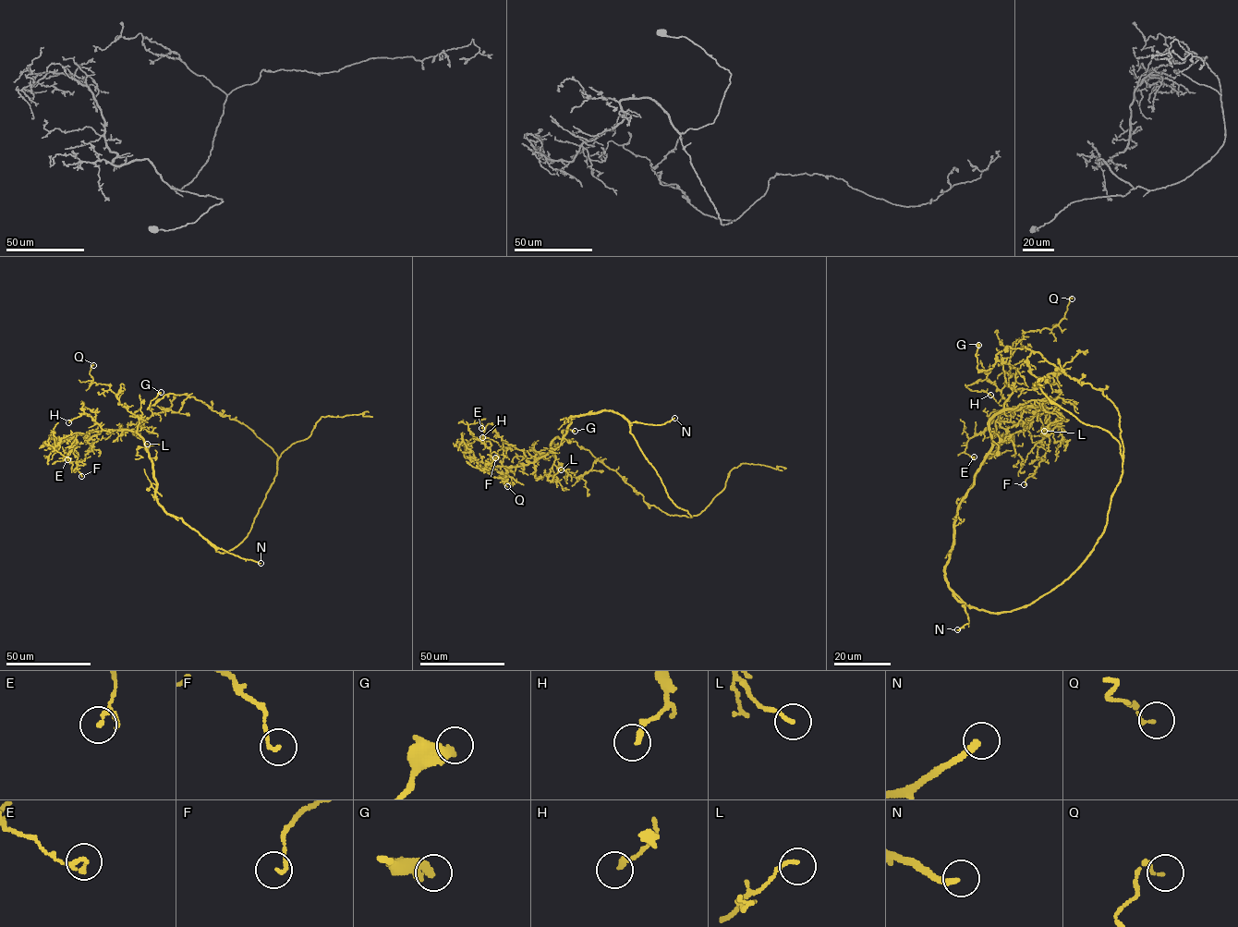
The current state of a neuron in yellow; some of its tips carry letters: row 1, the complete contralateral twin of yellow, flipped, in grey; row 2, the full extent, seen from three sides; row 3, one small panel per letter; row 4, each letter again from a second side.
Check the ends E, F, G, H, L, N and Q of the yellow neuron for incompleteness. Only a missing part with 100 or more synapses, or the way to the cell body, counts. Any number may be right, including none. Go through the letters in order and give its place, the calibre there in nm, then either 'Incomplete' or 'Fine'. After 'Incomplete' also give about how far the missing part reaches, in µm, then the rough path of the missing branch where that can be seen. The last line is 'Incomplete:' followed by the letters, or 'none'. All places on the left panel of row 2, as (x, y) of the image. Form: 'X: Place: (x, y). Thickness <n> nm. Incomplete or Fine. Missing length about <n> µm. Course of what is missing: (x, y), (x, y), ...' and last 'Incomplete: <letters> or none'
E: Place: (67, 459). Thickness 120 nm. Fine
F: Place: (81, 476). Thickness 140 nm. Fine
G: Place: (161, 392). Thickness 500 nm. Fine
H: Place: (68, 422). Thickness 200 nm. Fine
L: Place: (147, 444). Thickness 140 nm. Fine
N: Place: (260, 563). Thickness 260 nm. Fine
Q: Place: (93, 365). Thickness 130 nm. Fine
Incomplete: none

